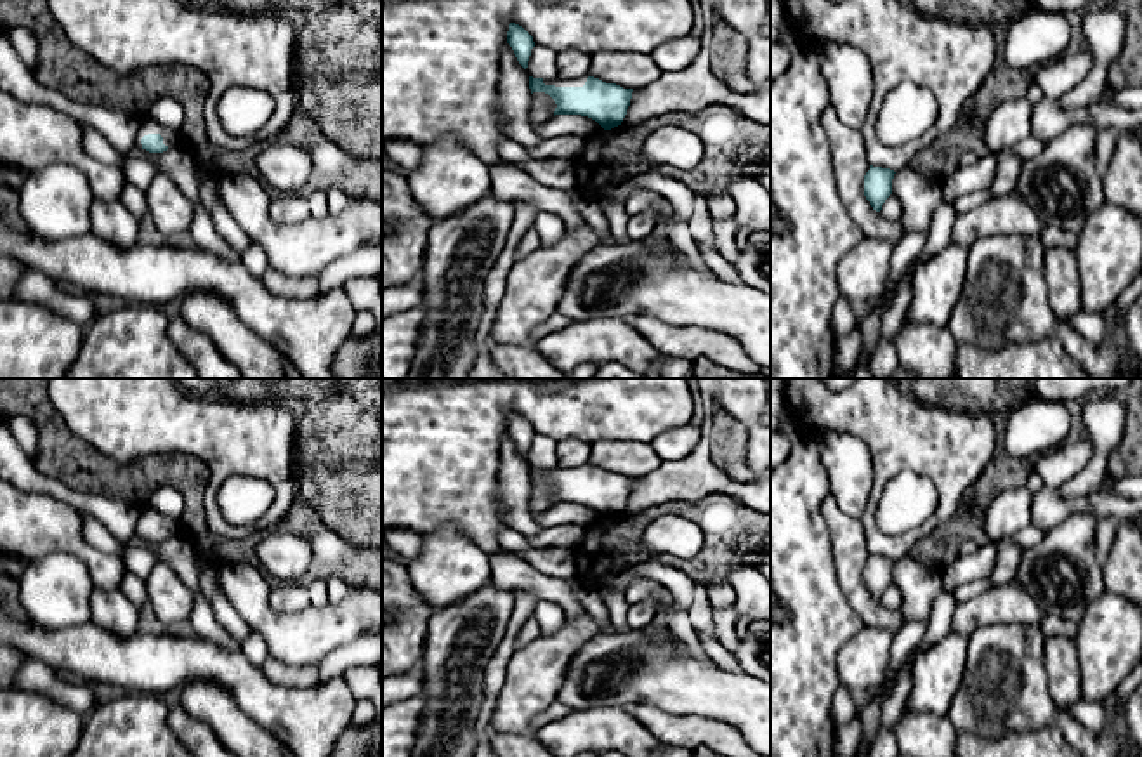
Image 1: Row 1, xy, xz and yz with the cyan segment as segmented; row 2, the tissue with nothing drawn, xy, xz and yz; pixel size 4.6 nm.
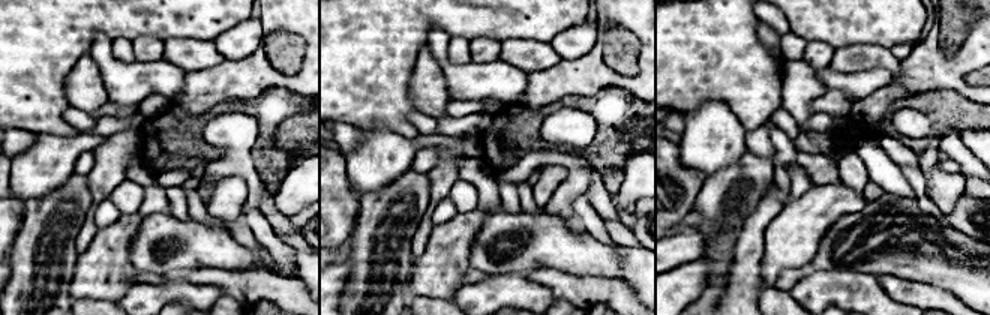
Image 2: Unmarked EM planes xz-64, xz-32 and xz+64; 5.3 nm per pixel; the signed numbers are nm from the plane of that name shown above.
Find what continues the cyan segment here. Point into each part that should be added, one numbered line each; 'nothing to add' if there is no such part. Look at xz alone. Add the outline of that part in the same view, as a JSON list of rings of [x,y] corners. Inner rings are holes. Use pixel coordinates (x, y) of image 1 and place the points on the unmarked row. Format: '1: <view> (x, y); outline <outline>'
1: xz (559, 471); outline [[[590,464],[573,467],[573,469],[564,469],[561,465],[555,465],[555,467],[552,467],[550,474],[555,474],[555,476],[583,476],[588,465]]]

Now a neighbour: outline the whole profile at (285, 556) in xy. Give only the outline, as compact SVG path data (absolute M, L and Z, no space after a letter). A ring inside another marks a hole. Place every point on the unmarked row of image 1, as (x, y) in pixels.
M278 528L262 533L257 554L264 569L285 582L300 580L311 566L311 545L299 535L279 531Z

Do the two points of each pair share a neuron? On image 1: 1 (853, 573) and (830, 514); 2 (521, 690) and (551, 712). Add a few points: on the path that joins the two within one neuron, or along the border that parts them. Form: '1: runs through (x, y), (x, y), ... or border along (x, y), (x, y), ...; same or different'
1: runs through (849, 559), (849, 542), (842, 528); same
2: border along (556, 698), (533, 719), (533, 728); different

